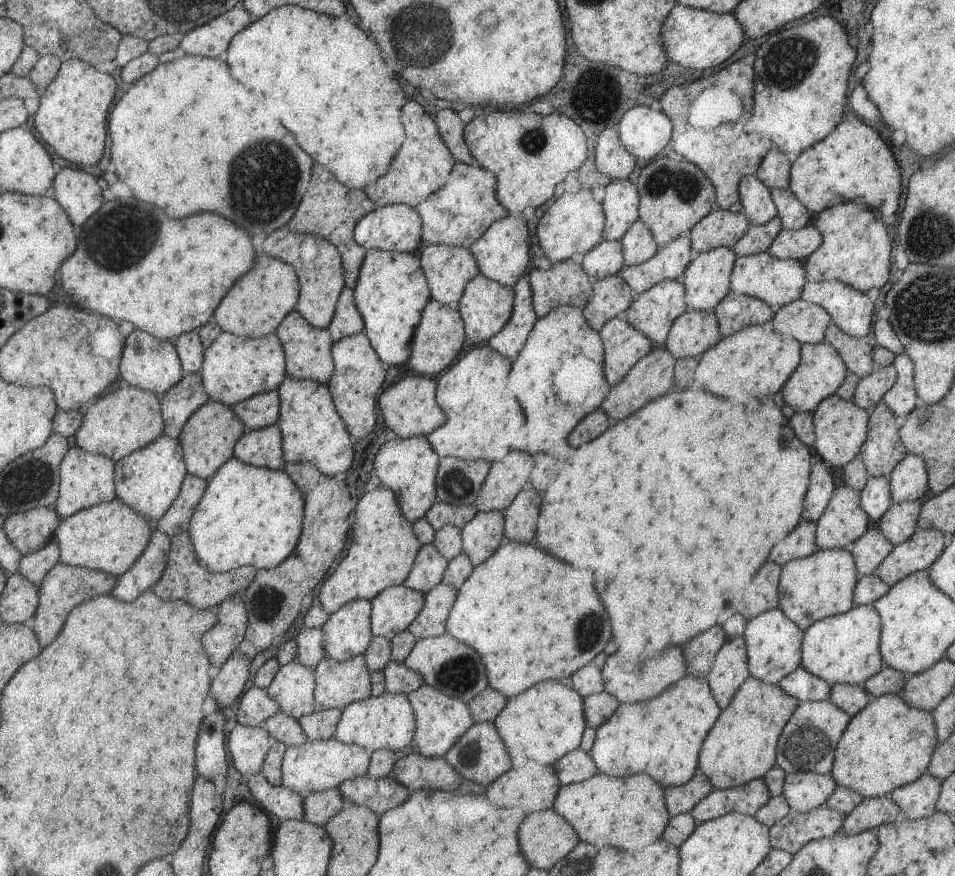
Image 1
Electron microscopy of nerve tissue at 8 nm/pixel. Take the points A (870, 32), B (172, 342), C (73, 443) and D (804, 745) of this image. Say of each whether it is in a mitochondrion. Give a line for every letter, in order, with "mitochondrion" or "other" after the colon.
A: other
B: other
C: other
D: mitochondrion

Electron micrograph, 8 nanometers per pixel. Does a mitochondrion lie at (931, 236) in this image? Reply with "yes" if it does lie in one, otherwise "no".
yes

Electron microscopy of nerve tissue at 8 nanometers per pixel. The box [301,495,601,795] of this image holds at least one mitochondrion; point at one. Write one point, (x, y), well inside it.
(459, 675)

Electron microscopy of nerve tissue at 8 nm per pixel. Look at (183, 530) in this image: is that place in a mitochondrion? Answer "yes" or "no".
no

